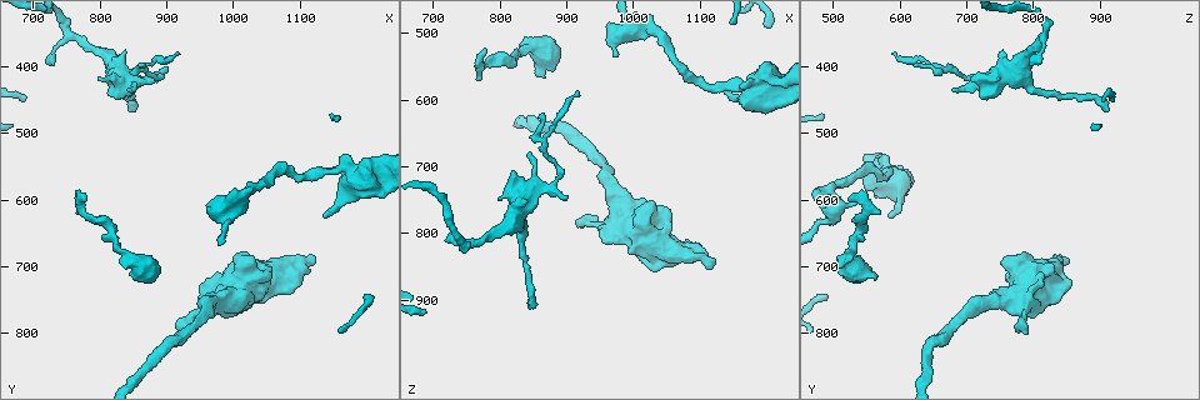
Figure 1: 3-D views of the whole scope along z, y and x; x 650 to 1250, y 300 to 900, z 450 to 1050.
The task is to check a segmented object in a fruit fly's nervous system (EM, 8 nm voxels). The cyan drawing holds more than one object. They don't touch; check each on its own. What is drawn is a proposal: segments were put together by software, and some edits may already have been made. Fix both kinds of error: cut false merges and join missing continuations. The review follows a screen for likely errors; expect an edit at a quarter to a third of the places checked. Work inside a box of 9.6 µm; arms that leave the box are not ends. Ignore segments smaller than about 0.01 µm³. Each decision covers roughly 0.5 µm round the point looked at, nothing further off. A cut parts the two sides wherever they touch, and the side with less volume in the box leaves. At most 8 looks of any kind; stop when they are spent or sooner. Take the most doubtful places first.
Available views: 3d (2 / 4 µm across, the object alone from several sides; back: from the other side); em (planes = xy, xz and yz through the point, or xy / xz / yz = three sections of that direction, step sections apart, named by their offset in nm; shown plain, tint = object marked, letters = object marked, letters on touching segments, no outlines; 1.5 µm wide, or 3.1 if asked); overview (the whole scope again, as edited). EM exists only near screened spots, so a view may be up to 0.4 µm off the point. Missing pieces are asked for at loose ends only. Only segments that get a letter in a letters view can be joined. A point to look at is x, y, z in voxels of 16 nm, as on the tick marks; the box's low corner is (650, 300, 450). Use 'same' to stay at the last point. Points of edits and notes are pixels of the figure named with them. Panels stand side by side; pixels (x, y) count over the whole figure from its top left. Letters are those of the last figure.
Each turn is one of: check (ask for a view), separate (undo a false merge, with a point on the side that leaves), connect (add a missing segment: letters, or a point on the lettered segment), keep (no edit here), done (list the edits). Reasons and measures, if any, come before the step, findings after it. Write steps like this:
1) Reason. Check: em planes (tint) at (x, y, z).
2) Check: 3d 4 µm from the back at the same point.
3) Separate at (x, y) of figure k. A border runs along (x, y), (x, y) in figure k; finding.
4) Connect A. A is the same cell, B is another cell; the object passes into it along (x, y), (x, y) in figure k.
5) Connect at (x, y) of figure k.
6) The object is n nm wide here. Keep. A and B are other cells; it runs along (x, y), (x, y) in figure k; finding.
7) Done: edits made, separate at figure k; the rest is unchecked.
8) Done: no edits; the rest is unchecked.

Branch stops here. Check: em xz step 8 (letters) at (900, 400, 745).

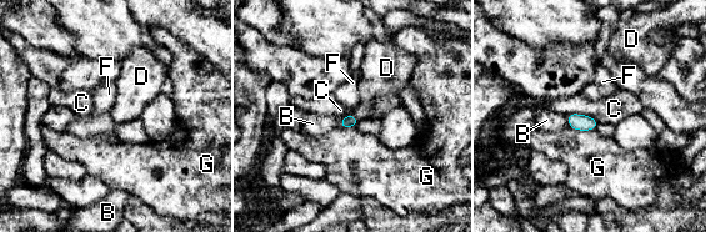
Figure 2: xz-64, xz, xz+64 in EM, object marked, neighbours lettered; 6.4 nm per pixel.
Keep. B, C, D, F and G are other cells; a border runs along (349, 115), (341, 119), (339, 127) in figure 2; none of them fits.

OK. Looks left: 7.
Calibre changes. Check: 3d 4 µm at (1180, 560, 580).

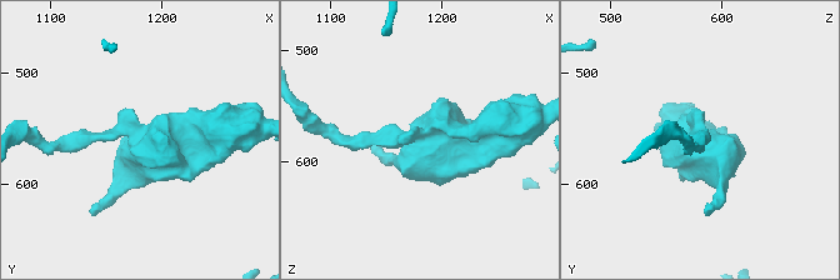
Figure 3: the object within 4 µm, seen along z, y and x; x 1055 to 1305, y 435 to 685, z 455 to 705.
Now the EM. Check: em planes (letters) at (1178, 560, 578).

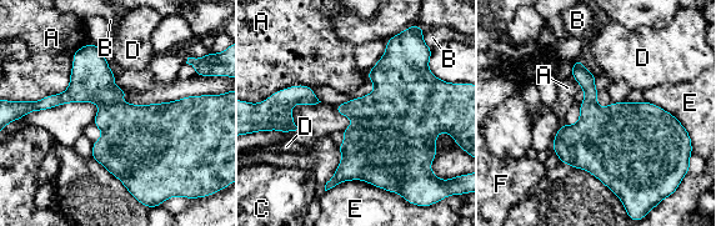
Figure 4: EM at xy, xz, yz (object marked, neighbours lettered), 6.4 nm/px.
The object is 340 nm wide here. Keep. A, B, C, D, E and F are other cells; a border runs along (84, 44), (69, 86), (31, 101) in figure 4; one neuron here.

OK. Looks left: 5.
An open end. Check: em yz step 8 (tint) at (925, 800, 785).

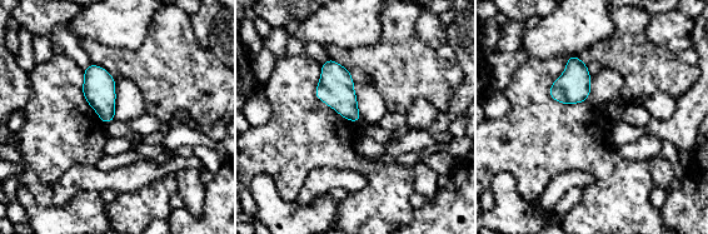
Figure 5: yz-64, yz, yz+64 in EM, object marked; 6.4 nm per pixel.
Check: em planes (letters) at the same point.

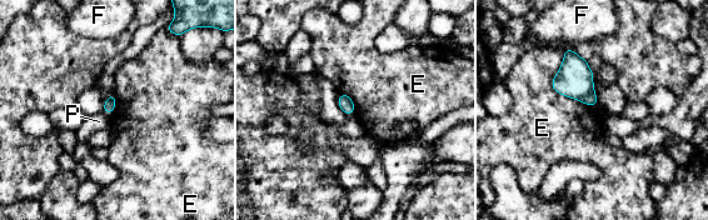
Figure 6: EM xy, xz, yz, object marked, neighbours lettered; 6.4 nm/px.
The longest contact is with E, 420 nm. Keep. E, F and P are other cells; no lettered segment goes on from it.

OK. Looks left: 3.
Done: no edits; the rest is unchecked.

